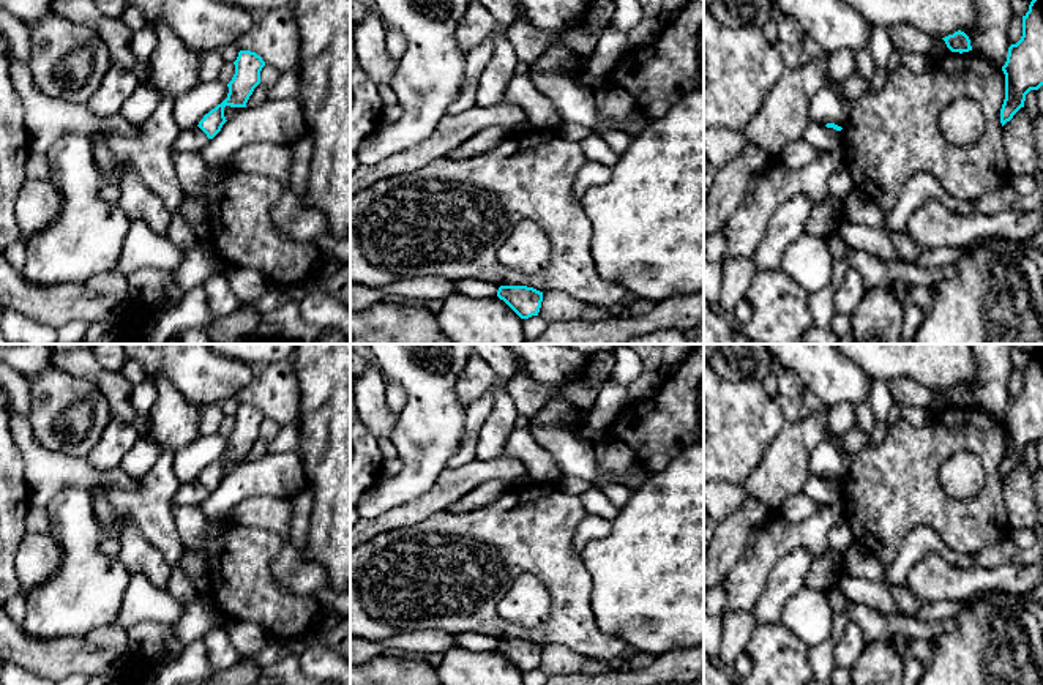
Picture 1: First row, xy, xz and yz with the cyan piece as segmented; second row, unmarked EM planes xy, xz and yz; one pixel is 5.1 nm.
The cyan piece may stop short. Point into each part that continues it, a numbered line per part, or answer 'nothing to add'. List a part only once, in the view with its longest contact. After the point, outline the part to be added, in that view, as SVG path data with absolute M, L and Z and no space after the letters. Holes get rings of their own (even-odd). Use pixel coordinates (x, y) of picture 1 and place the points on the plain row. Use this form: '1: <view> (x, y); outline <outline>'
nothing to add

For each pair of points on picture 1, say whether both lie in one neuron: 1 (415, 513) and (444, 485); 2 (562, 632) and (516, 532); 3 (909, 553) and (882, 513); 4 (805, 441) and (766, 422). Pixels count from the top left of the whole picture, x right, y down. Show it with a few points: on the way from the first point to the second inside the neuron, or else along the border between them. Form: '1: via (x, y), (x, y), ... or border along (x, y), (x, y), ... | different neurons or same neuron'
1: via (423, 507), (437, 493) | same neuron
2: via (560, 606), (560, 576), (542, 557) | same neuron
3: border along (938, 534), (930, 527), (915, 526), (885, 568) | different neurons
4: border along (788, 423), (761, 461) | different neurons

